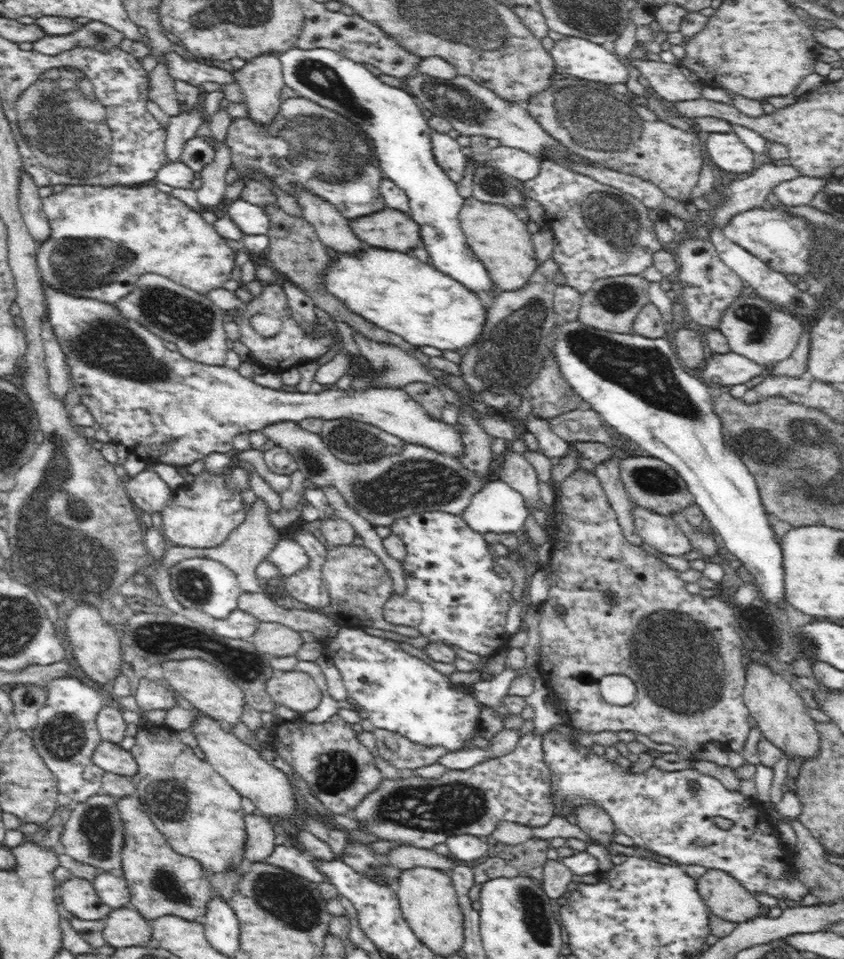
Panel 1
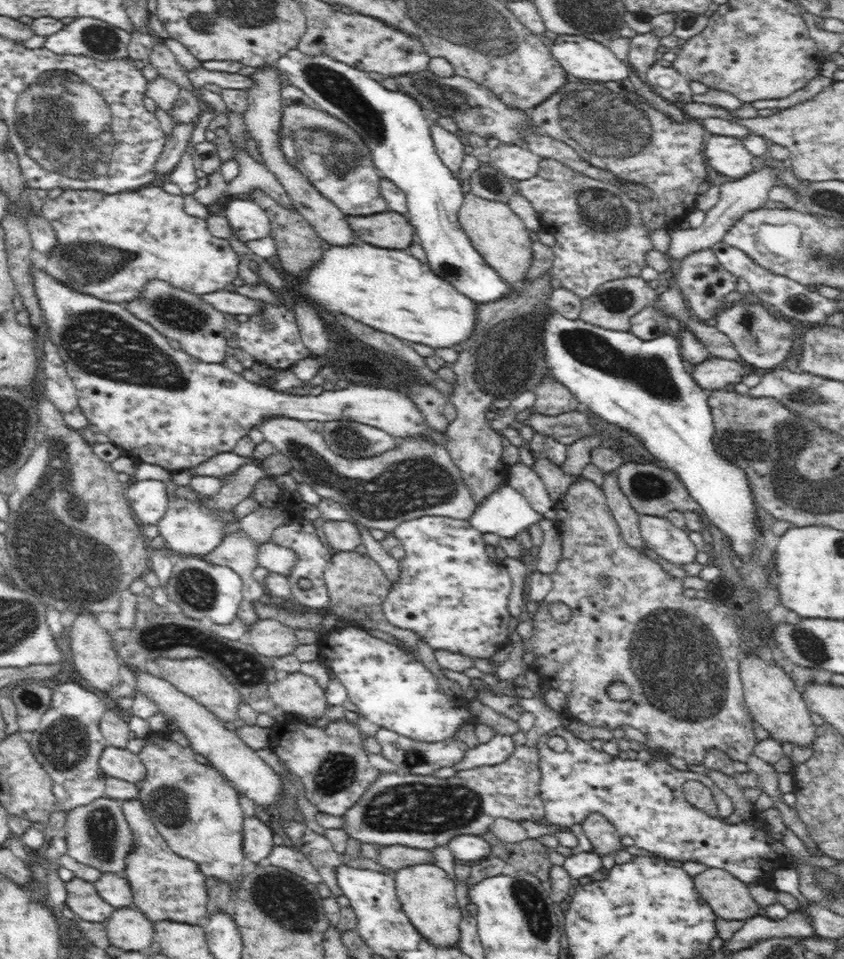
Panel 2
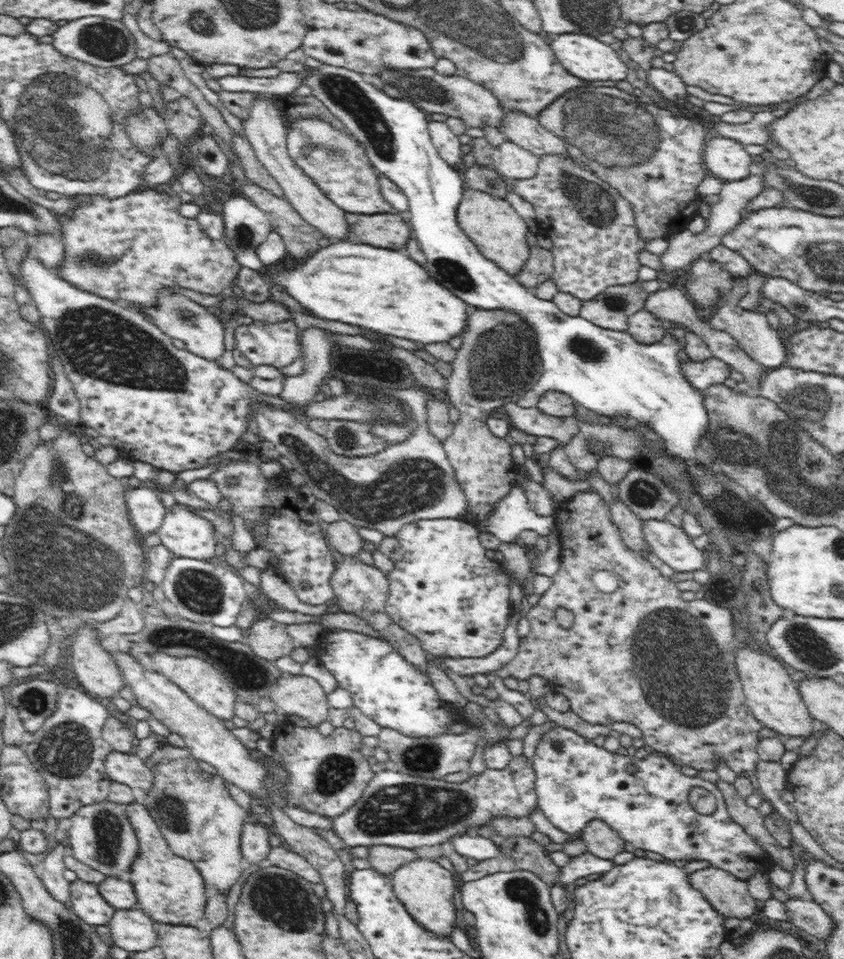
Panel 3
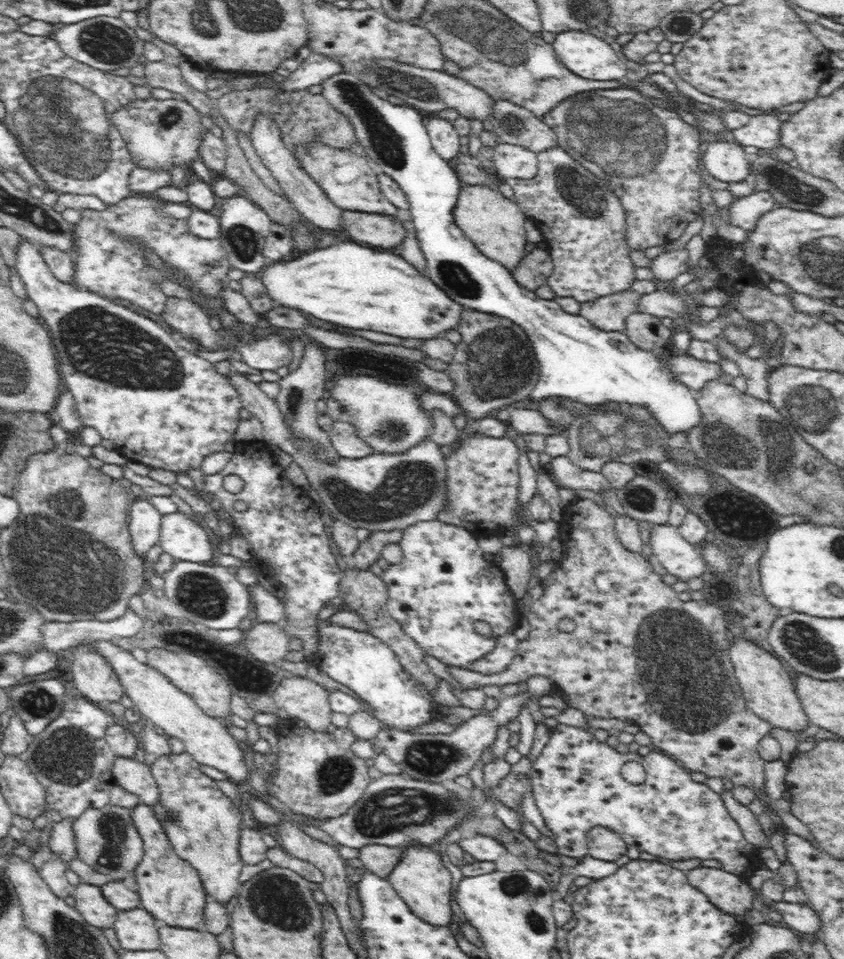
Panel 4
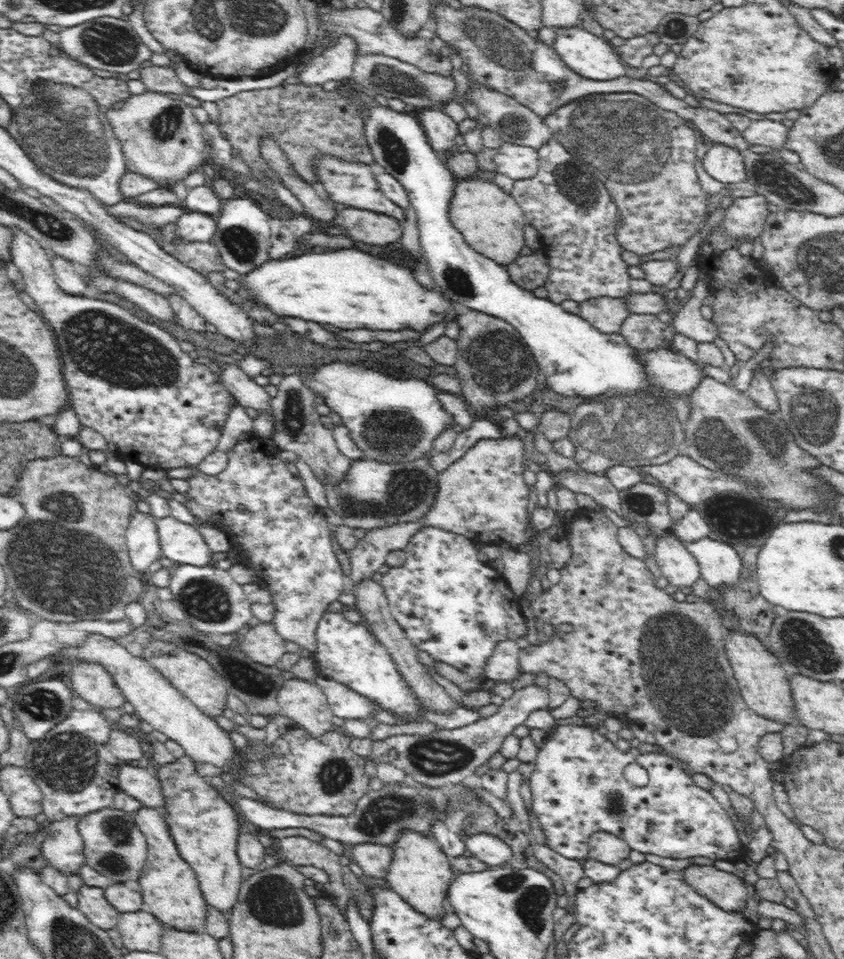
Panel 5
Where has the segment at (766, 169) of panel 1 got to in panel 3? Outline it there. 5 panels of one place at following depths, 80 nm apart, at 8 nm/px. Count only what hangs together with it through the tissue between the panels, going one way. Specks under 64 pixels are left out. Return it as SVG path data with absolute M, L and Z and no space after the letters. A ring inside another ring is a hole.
M751 175L740 181L728 181L722 185L719 196L720 200L711 206L705 227L700 233L693 234L684 226L679 233L675 233L669 239L668 250L661 255L662 266L660 269L664 272L674 272L674 270L684 270L688 264L702 255L709 254L716 246L722 244L722 238L729 234L749 210L749 202L756 198L768 186L764 182L763 175Z

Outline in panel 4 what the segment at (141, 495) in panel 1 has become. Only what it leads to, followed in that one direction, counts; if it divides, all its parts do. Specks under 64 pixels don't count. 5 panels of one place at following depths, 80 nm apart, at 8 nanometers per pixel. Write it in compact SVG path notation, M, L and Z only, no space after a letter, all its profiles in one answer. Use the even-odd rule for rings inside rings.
M133 496L129 514L129 531L136 554L142 556L159 542L162 514L144 496Z

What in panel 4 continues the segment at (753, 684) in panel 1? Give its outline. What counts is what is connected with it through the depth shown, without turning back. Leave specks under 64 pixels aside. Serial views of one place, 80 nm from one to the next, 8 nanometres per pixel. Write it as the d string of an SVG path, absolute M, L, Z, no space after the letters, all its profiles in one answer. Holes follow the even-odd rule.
M746 640L731 642L729 656L741 686L744 704L757 718L762 718L772 726L787 732L803 732L808 728L808 715L803 712L803 706L797 698L795 681L790 678L781 660L772 652L766 652L760 646Z

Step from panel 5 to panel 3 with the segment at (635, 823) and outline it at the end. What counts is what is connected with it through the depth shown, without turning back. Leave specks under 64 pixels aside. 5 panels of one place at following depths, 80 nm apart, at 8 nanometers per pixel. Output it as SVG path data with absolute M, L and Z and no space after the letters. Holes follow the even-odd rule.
M556 725L539 740L532 759L533 769L536 771L535 789L539 810L556 828L574 836L574 840L564 844L563 849L570 857L580 856L587 851L587 846L578 840L578 832L586 828L592 820L602 820L635 848L662 854L668 862L708 861L710 867L724 870L743 881L774 866L764 847L760 846L741 824L730 819L724 795L716 784L695 774L684 774L680 764L664 754L652 751L648 758L638 760L634 756L612 753L604 747L594 745L590 739ZM552 740L562 742L562 750L555 750ZM692 786L702 786L712 792L717 800L717 811L711 815L698 813L688 803L688 790Z

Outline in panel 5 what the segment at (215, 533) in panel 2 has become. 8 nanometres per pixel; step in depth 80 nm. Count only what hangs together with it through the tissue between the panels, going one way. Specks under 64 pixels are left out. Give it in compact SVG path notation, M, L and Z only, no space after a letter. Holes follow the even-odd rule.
M171 514L157 520L159 543L162 556L180 565L204 566L212 556L212 551L201 533L190 523L182 522Z

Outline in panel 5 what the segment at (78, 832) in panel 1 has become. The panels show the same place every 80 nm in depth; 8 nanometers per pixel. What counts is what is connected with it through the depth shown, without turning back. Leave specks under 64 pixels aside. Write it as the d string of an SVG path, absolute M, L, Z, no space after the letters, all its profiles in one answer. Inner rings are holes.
M108 807L80 817L77 827L84 841L82 853L87 866L108 877L112 883L138 881L148 851L147 839L135 823L134 812Z

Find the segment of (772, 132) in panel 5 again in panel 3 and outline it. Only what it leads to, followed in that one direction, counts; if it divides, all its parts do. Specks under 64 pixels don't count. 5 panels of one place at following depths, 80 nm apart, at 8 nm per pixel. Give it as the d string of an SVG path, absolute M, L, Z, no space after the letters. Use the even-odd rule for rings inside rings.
M769 111L754 113L754 118L750 122L732 124L732 122L718 121L712 124L712 128L720 137L728 138L740 142L743 146L749 144L763 144L768 146L771 141L767 132L767 125L775 120L774 114Z

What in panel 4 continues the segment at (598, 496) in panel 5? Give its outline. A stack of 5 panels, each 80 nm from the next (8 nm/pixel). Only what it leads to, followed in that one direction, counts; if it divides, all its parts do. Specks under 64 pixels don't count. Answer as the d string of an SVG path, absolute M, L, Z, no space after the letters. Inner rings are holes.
M554 456L551 459L552 474L557 482L571 490L593 490L602 494L606 488L611 488L610 481L601 472L590 472L577 467L567 456Z

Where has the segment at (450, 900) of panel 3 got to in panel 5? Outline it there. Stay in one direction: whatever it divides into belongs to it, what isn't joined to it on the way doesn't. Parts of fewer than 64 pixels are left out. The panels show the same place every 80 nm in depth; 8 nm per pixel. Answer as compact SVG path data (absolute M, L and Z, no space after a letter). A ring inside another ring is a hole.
M413 830L401 831L394 843L393 855L394 862L391 862L390 872L384 880L414 910L441 922L441 918L445 915L443 904L447 899L448 887L455 878L448 855L433 836L423 835Z

